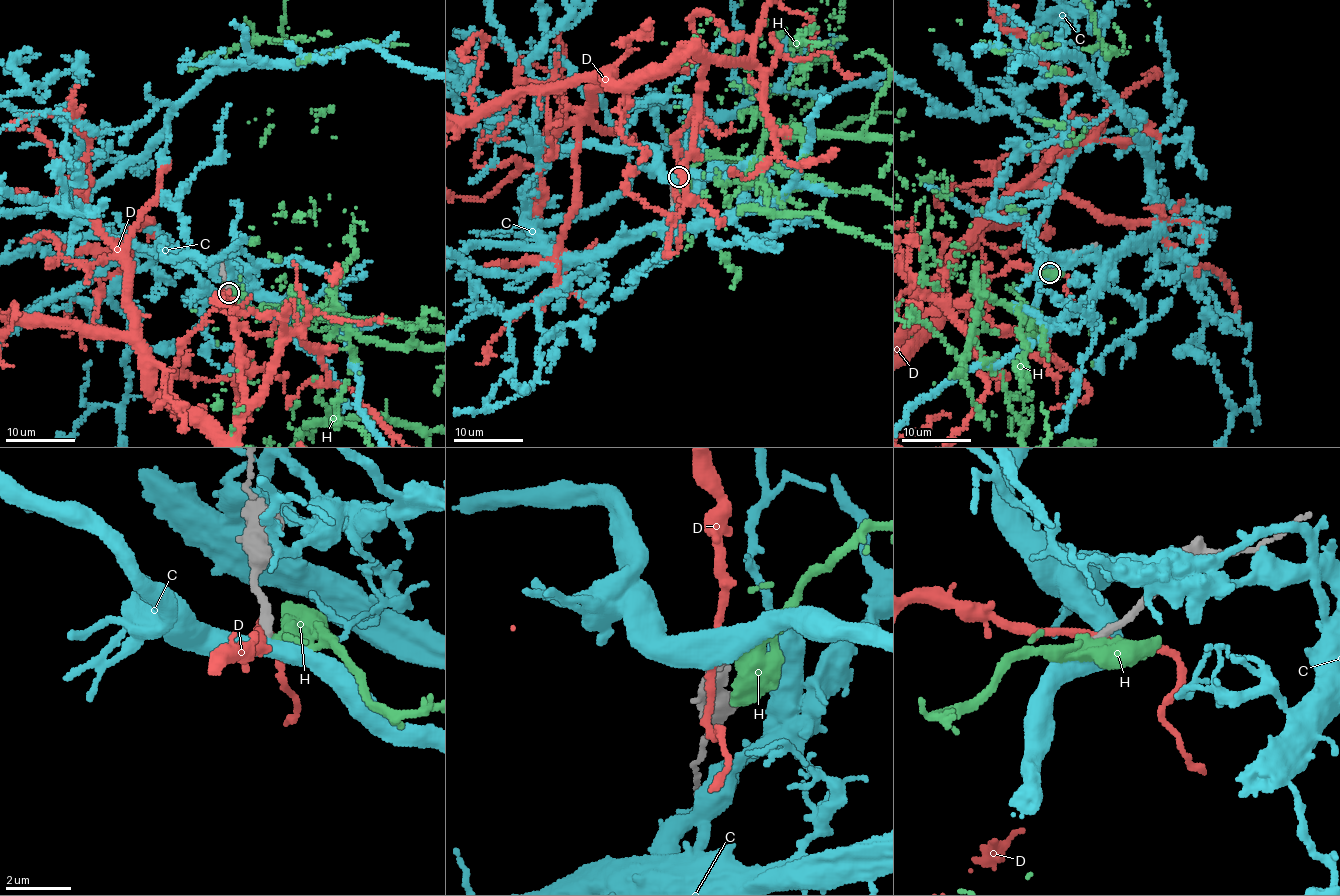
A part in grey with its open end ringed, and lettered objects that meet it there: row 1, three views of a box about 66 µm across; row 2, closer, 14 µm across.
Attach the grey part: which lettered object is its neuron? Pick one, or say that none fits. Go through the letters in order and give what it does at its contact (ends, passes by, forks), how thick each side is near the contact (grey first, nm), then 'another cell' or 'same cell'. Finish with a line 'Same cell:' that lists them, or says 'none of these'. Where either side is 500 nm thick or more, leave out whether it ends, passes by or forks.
C: calibres 260 and 600 nm; another cell
D: it passes by; calibres 280 and 240 nm; another cell
H: calibres 260 and 550 nm; another cell
Same cell: none of these

